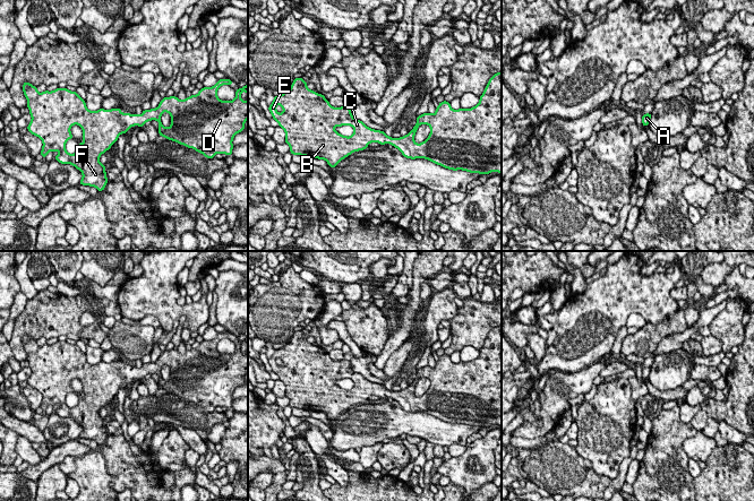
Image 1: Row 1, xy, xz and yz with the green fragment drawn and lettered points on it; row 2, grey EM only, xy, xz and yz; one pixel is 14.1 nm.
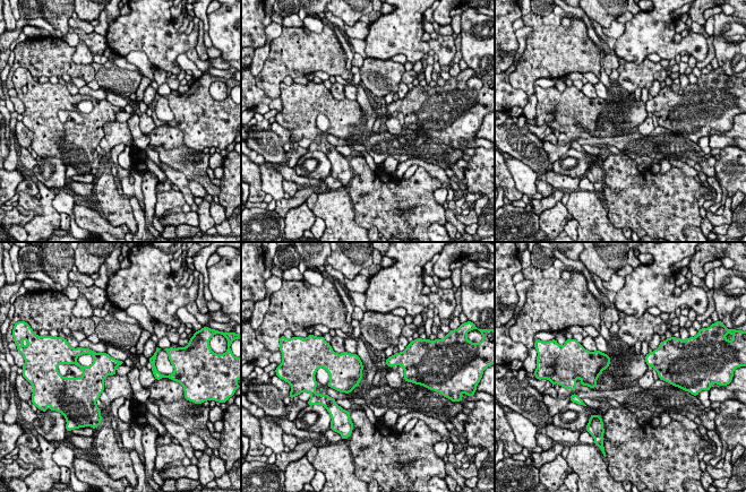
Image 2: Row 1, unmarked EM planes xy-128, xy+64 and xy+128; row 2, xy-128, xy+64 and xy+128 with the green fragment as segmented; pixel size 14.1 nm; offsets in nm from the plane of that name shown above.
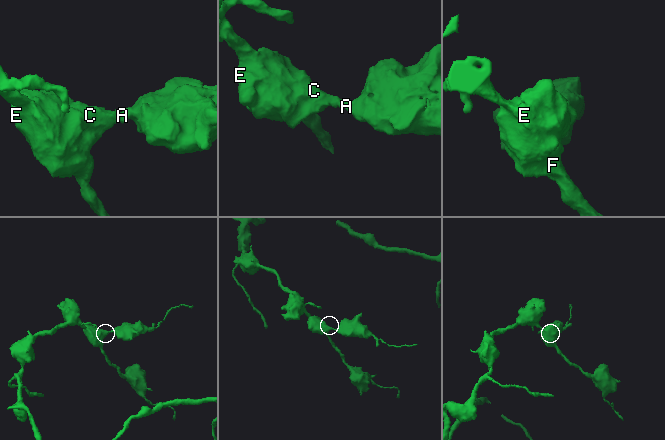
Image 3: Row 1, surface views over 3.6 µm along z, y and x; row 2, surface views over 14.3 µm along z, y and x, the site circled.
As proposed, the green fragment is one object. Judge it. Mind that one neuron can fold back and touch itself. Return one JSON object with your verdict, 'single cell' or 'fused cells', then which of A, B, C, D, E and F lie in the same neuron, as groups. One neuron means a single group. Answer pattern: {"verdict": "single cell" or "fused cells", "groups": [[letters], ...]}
{"verdict": "single cell", "groups": [["A", "B", "C", "D", "E", "F"]]}

